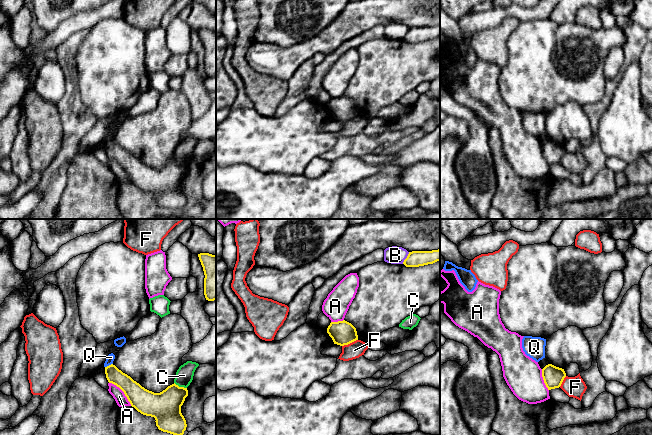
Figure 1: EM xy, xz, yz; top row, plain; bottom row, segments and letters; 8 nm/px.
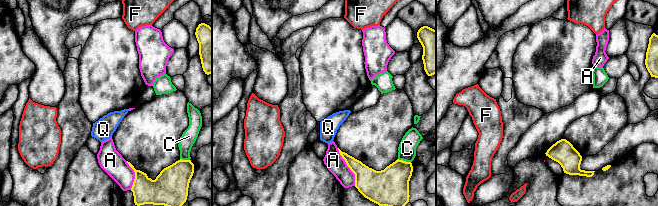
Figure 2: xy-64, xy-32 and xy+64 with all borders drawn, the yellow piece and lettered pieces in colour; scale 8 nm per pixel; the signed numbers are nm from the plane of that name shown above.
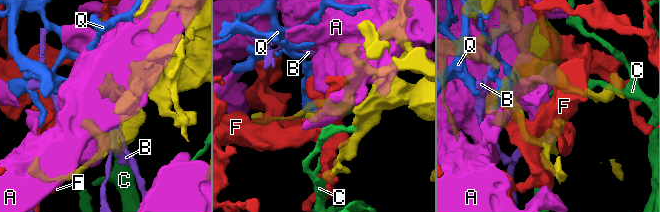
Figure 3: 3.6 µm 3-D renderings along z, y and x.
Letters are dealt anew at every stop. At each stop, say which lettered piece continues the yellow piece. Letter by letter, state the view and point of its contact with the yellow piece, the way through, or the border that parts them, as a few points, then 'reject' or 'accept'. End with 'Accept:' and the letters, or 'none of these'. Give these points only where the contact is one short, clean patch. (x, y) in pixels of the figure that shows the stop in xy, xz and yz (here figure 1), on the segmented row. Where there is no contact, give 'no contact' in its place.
A: xy (123, 391) | reject
B: xz (406, 258) | reject
C: xy (180, 387) | reject
F: xz (349, 343) | reject
Q: xy (109, 365) | along xy (112, 363), (105, 367) | reject
Accept: none of these

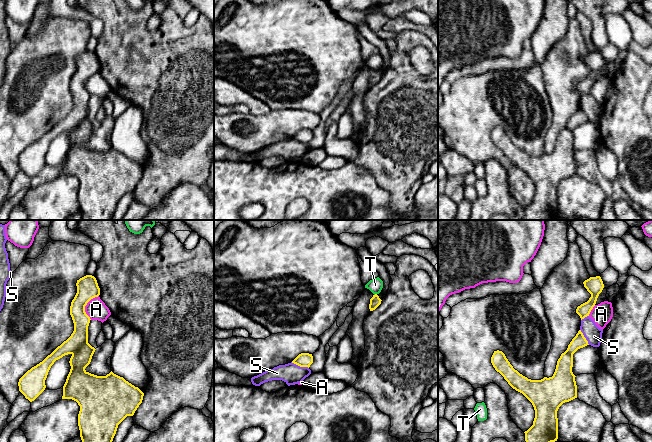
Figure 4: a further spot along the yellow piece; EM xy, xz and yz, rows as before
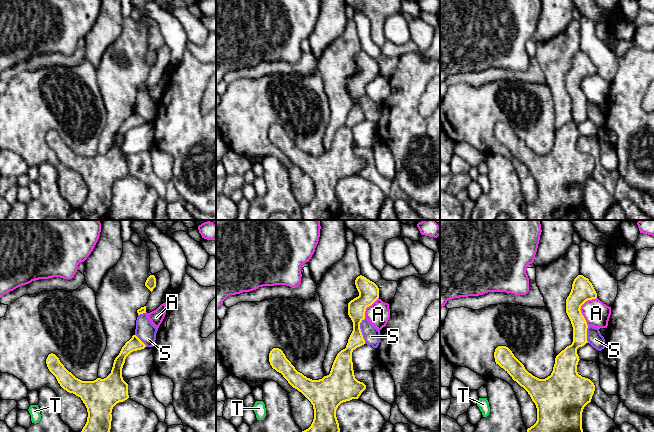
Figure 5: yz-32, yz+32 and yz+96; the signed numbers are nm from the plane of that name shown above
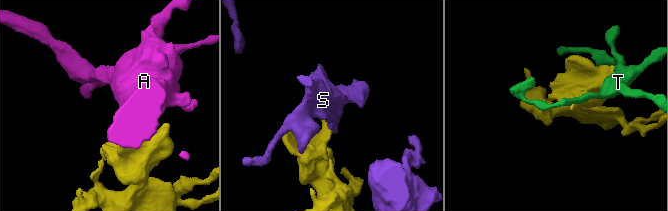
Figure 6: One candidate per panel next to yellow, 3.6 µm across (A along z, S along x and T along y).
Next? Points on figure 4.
A: xy (85, 305) | reject
S: xz (300, 366) | along xz (291, 362), (308, 368) | reject
T: xz (375, 294) | reject
Accept: none of these

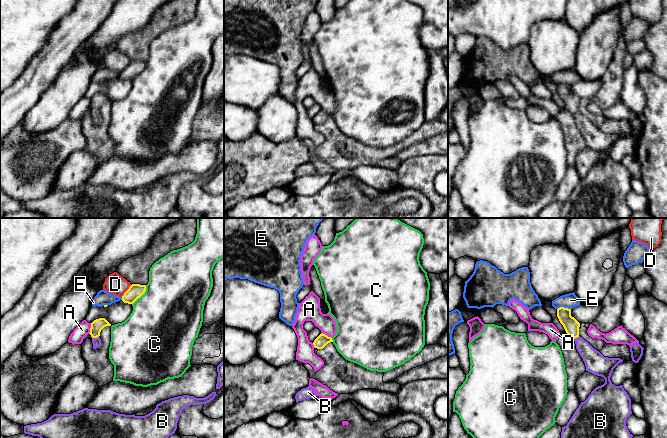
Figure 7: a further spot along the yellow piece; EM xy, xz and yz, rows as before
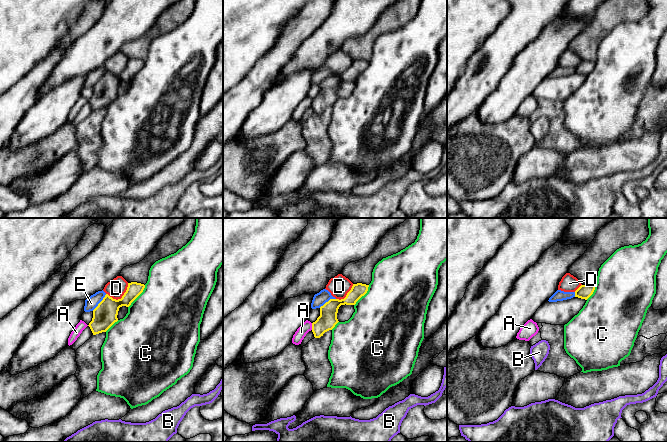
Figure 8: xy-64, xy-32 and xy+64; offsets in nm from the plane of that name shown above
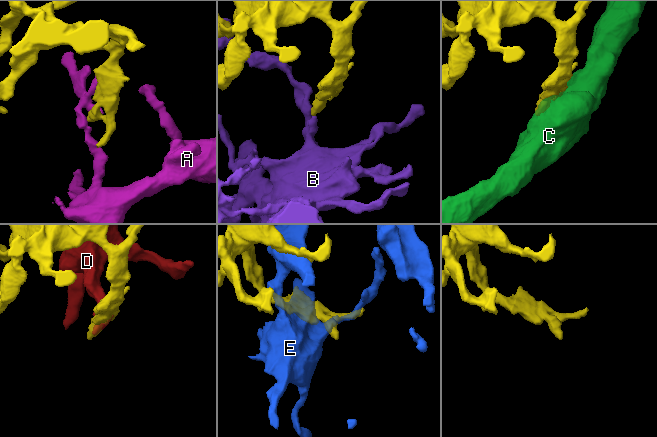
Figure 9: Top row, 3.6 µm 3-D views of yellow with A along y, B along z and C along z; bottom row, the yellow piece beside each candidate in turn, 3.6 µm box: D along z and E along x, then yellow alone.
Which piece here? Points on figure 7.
A: xy (90, 328) | reject
B: xy (95, 337) | across xy (97, 325), (95, 337), (96, 342) | accept
C: xy (141, 295) | reject
D: xy (126, 291) | reject
E: yz (563, 307) | reject
Accept: B

